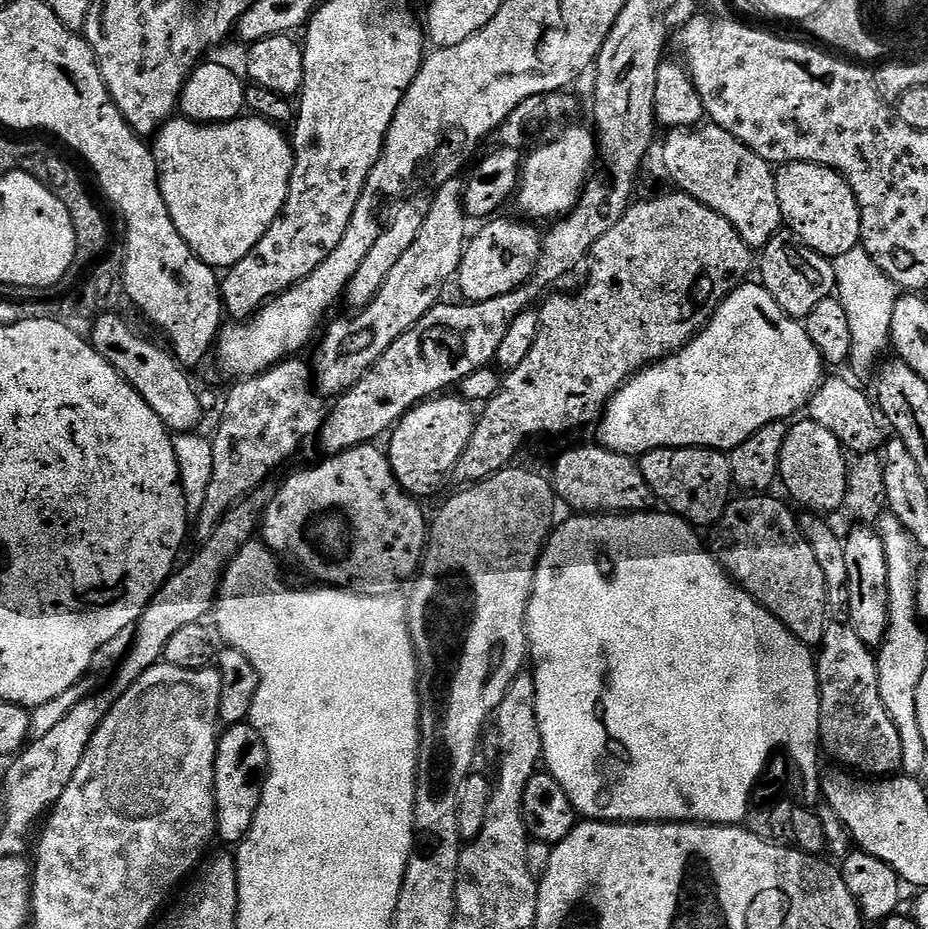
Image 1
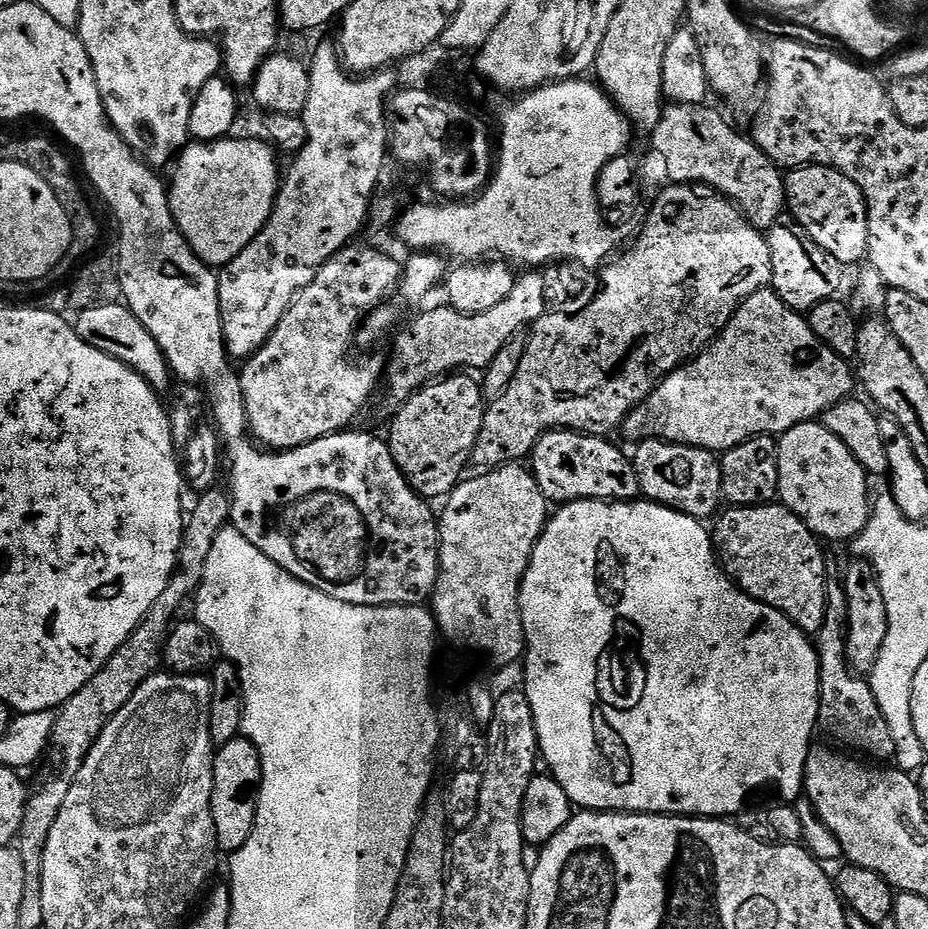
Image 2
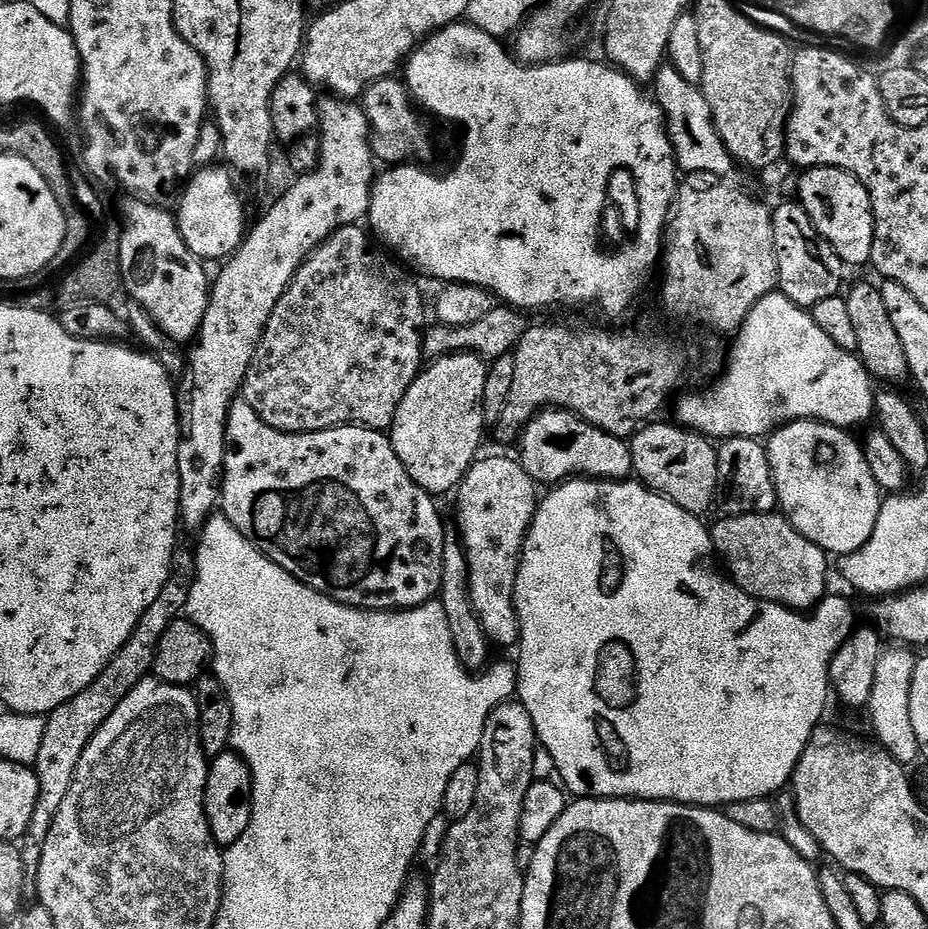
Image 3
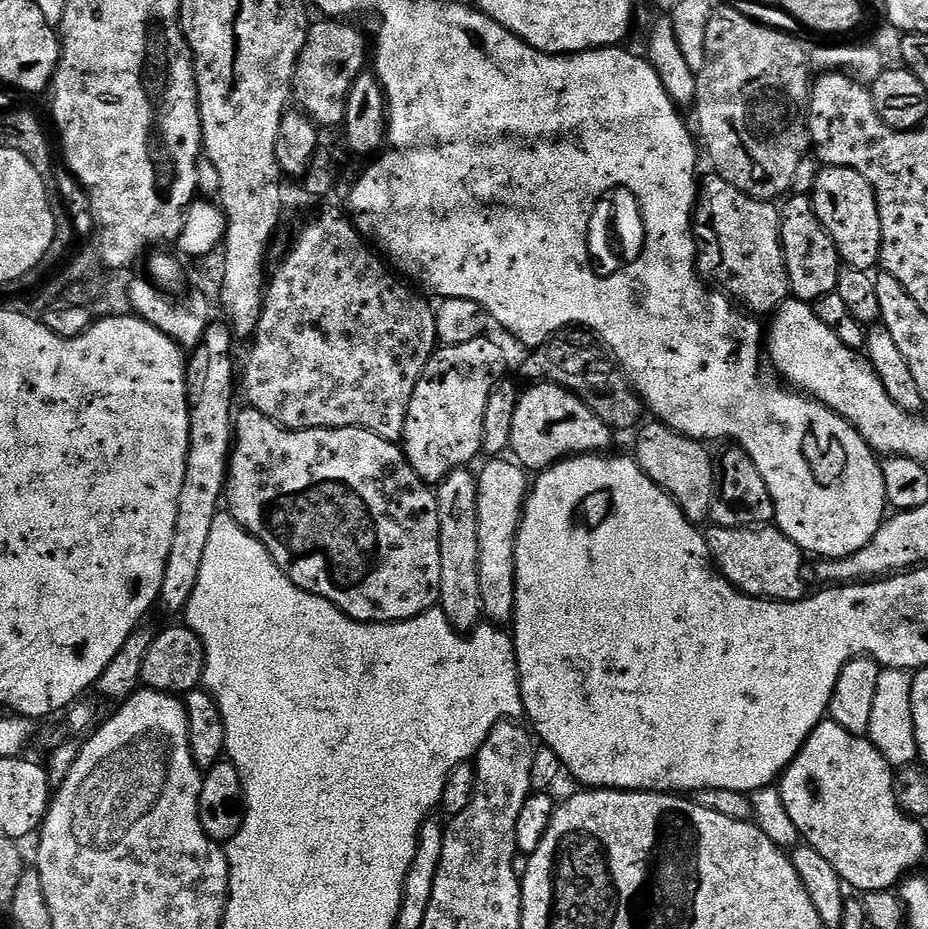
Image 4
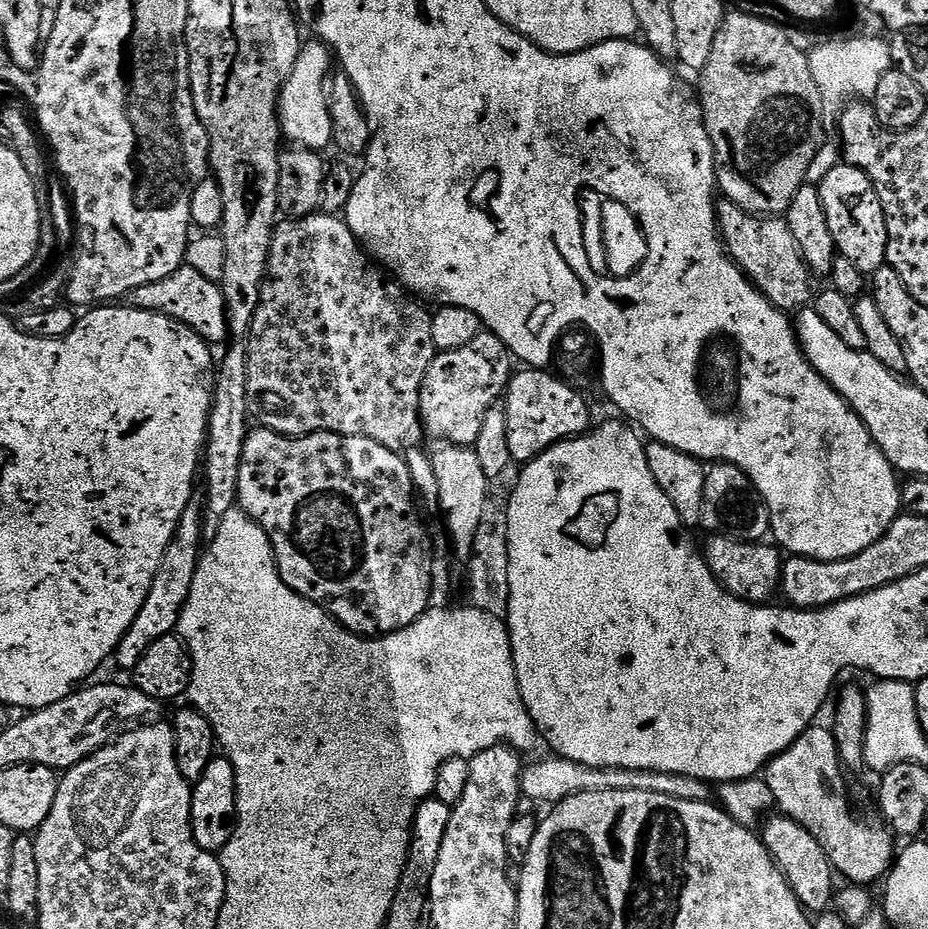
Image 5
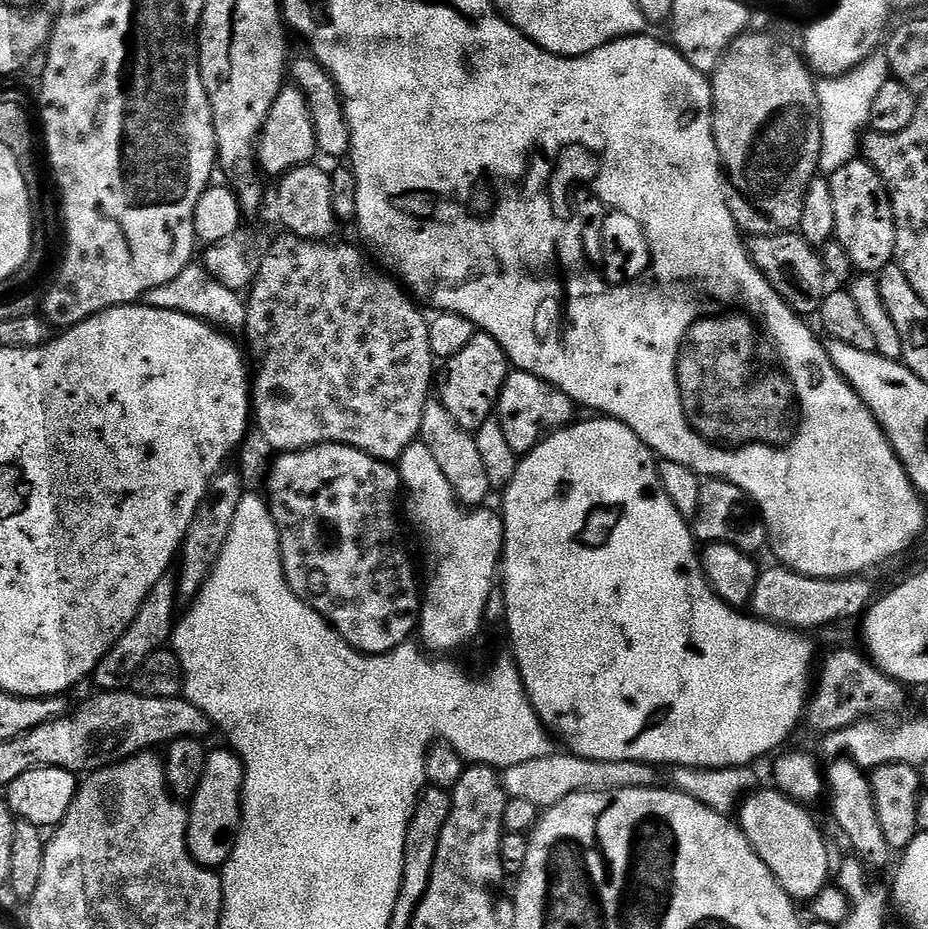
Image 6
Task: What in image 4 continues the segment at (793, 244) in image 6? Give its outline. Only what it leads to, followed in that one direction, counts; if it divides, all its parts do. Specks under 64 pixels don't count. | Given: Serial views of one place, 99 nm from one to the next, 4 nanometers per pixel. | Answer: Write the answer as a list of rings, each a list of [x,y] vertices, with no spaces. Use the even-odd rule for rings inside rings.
[[[709,174],[698,184],[694,235],[699,244],[701,273],[709,281],[717,280],[712,282],[737,305],[764,318],[764,315],[775,313],[789,299],[788,275],[780,241],[780,208],[775,203],[756,200],[721,176]]]

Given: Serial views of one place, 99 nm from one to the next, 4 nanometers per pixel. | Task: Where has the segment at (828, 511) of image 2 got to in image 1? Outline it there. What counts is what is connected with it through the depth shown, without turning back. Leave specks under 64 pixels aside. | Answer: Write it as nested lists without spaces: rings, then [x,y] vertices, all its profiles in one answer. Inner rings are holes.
[[[810,419],[801,420],[801,424],[793,423],[788,429],[780,455],[779,479],[782,484],[784,480],[785,490],[809,513],[836,512],[847,494],[850,460],[846,449],[840,445],[838,438],[834,438],[834,434],[830,434],[830,430],[825,430]]]

